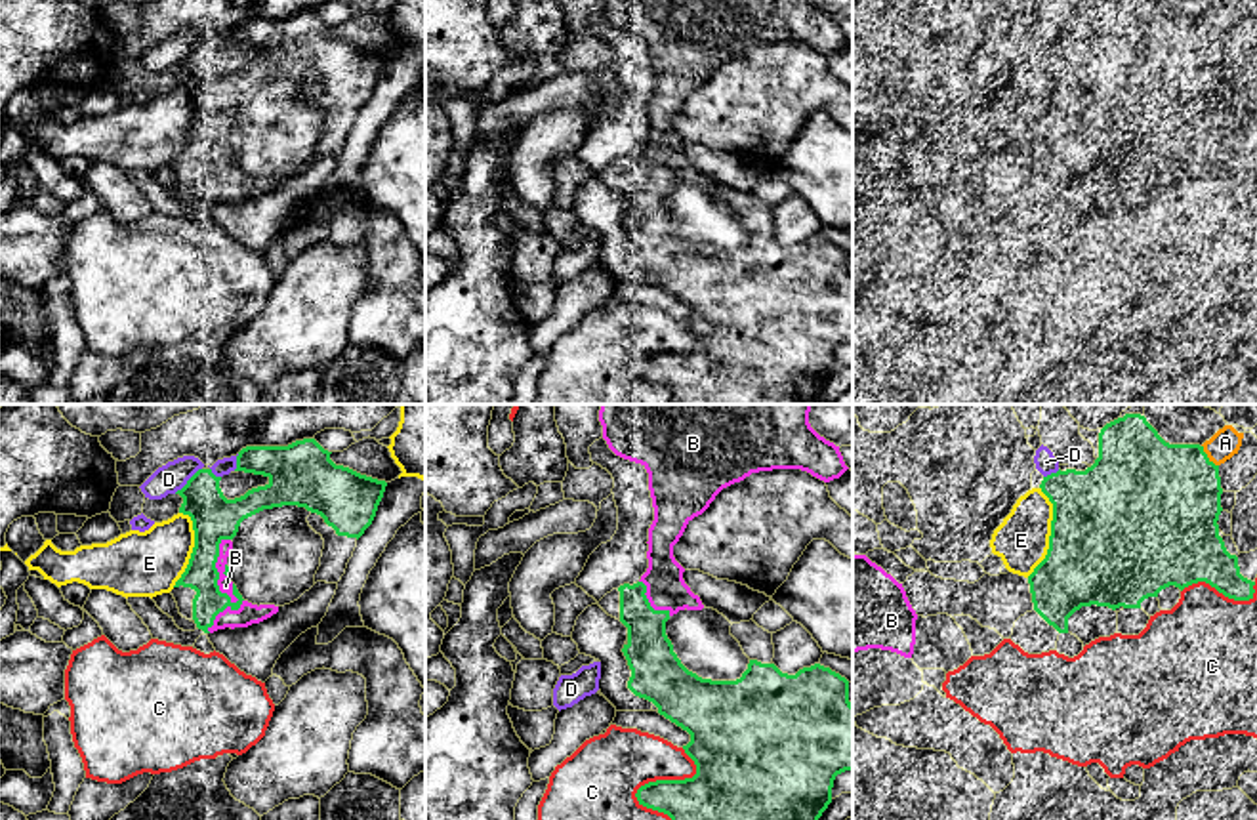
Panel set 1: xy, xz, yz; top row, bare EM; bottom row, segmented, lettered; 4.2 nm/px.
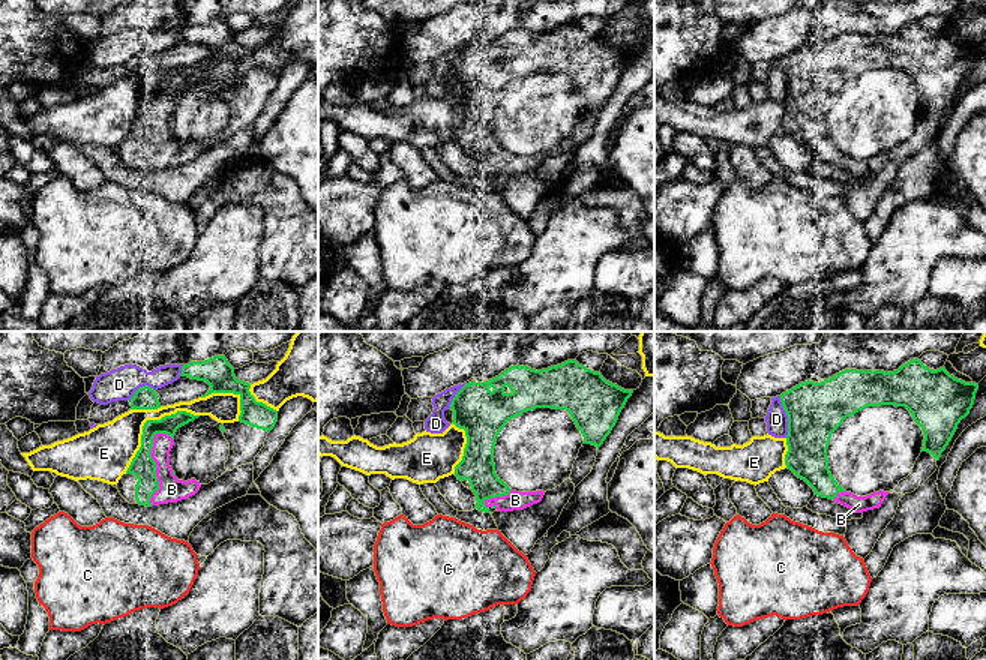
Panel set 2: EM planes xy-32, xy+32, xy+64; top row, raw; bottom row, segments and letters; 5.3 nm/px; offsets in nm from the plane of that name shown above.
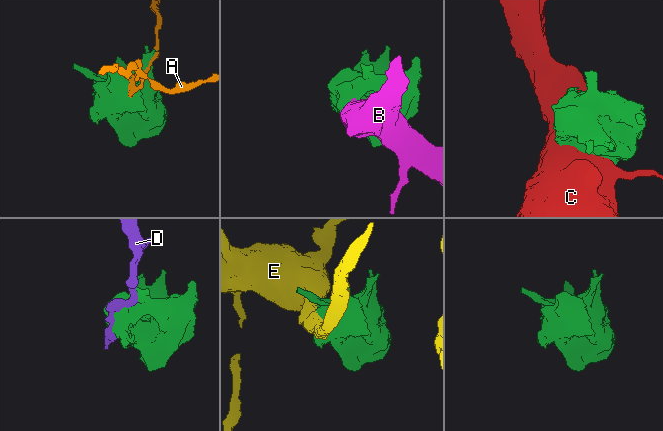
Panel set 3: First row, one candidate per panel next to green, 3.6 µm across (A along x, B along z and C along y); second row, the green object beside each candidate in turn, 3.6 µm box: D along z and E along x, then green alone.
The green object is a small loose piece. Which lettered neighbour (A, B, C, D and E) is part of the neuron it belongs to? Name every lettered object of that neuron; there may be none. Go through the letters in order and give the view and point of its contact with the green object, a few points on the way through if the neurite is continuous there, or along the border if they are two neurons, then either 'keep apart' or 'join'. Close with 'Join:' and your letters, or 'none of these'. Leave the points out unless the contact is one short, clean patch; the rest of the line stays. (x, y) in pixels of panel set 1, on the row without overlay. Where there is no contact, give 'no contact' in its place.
A: meets green in yz at (1206, 29); keep apart
B: meets green in xy at (218, 159); join
C: meets green in xz at (651, 355); keep apart
D: meets green in xy at (187, 54); keep apart
E: meets green in yz at (1051, 105); keep apart
Join: B

